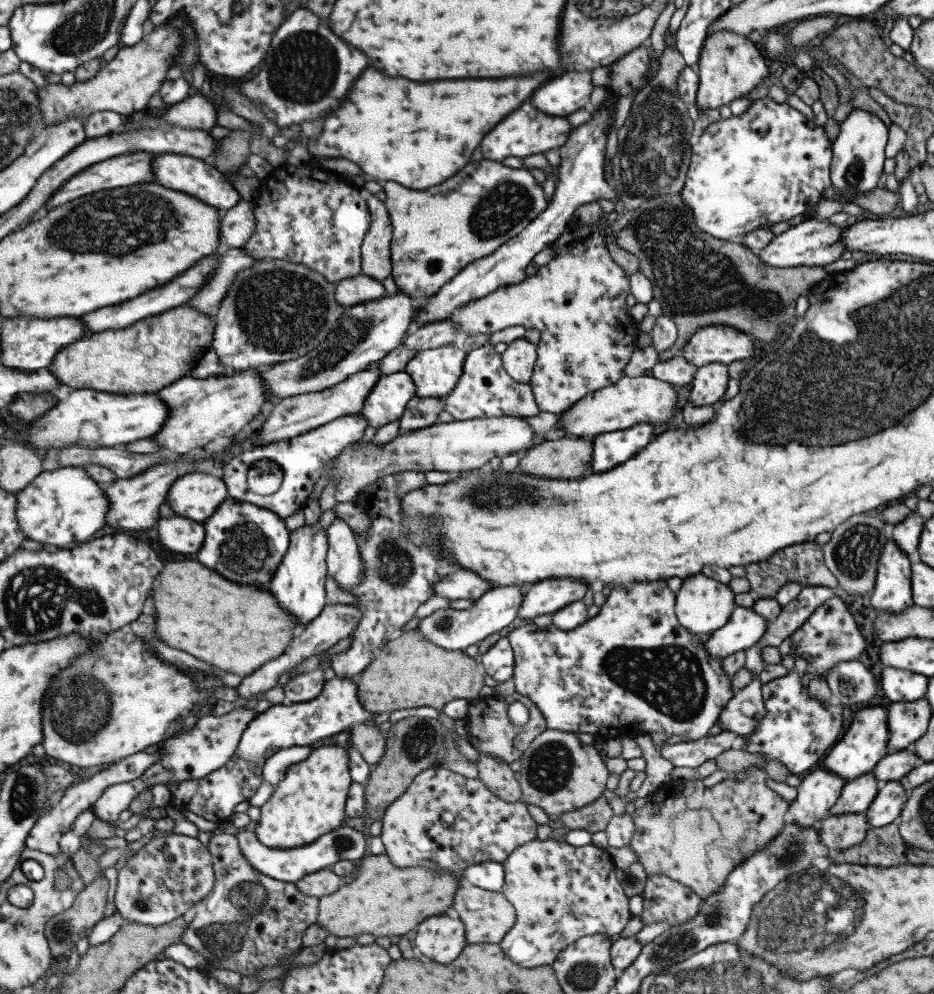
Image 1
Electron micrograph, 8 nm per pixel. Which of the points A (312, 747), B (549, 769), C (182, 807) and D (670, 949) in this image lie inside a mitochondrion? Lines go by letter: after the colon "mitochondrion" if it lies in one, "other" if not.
A: other
B: mitochondrion
C: other
D: mitochondrion

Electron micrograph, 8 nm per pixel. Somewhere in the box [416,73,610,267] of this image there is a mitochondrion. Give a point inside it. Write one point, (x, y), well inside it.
(505, 206)

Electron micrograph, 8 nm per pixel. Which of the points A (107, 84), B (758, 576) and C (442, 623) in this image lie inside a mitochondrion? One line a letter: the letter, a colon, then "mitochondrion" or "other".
A: other
B: other
C: mitochondrion

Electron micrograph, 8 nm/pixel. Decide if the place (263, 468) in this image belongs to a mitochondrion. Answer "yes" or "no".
yes

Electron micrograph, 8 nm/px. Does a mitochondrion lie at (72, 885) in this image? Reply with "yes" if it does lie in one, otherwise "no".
no

